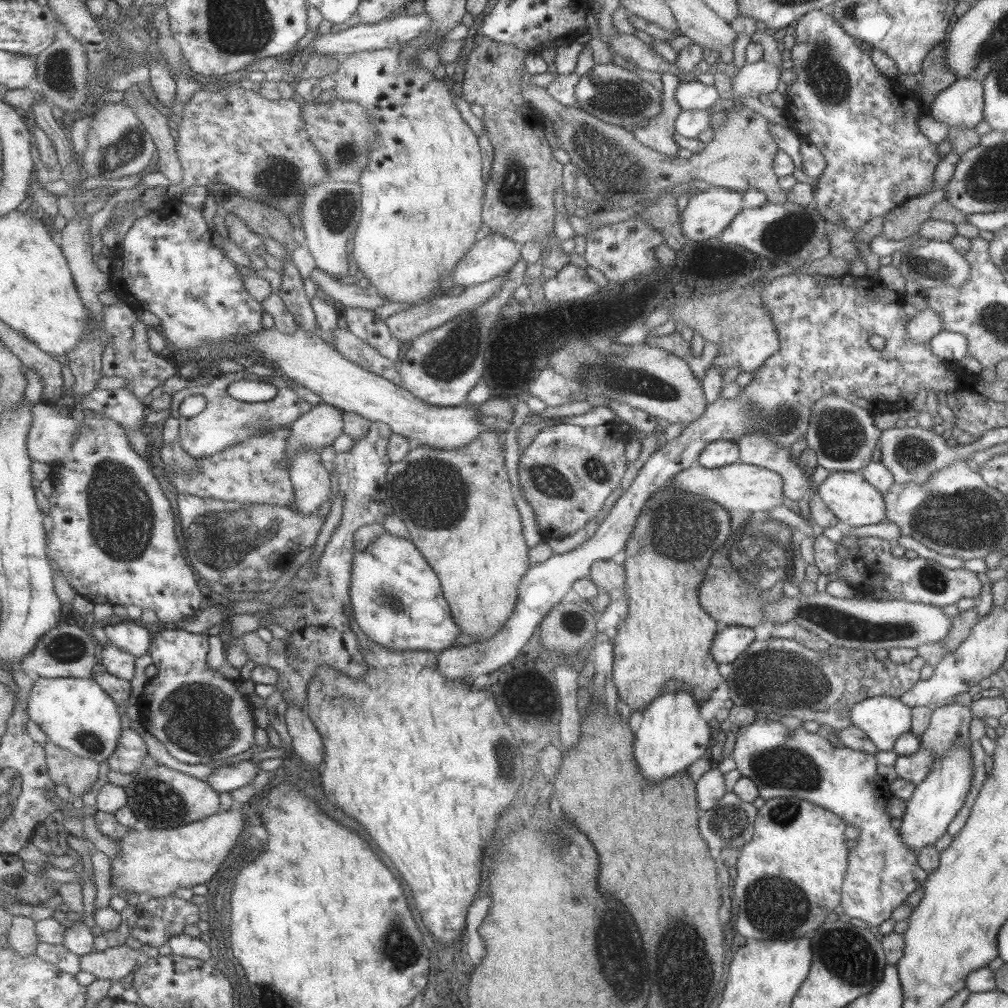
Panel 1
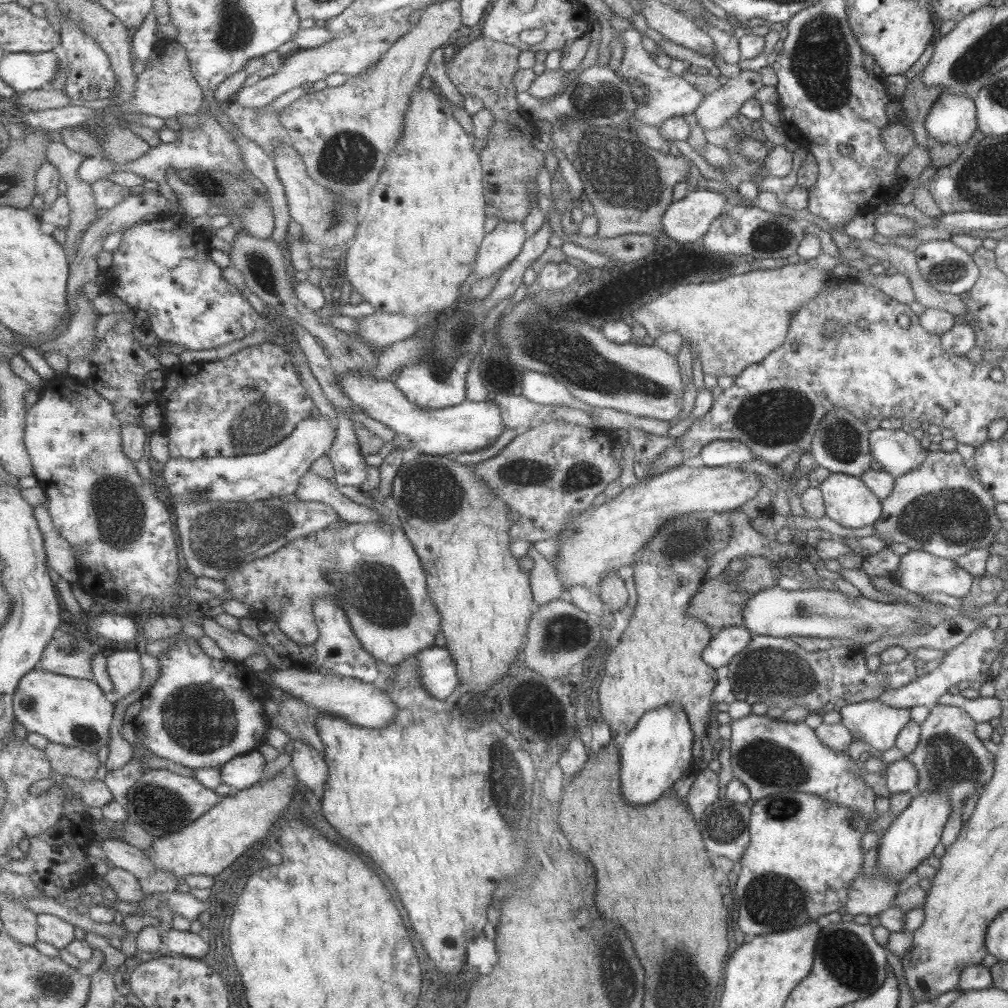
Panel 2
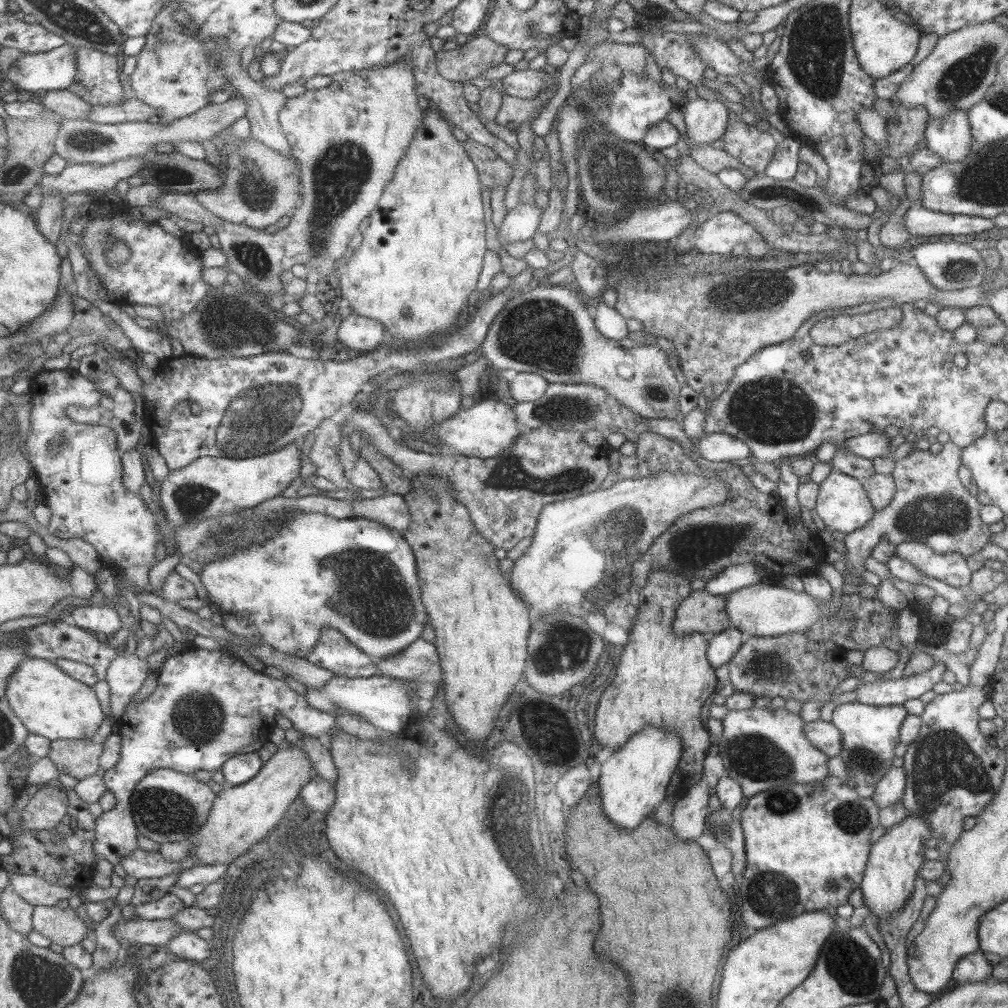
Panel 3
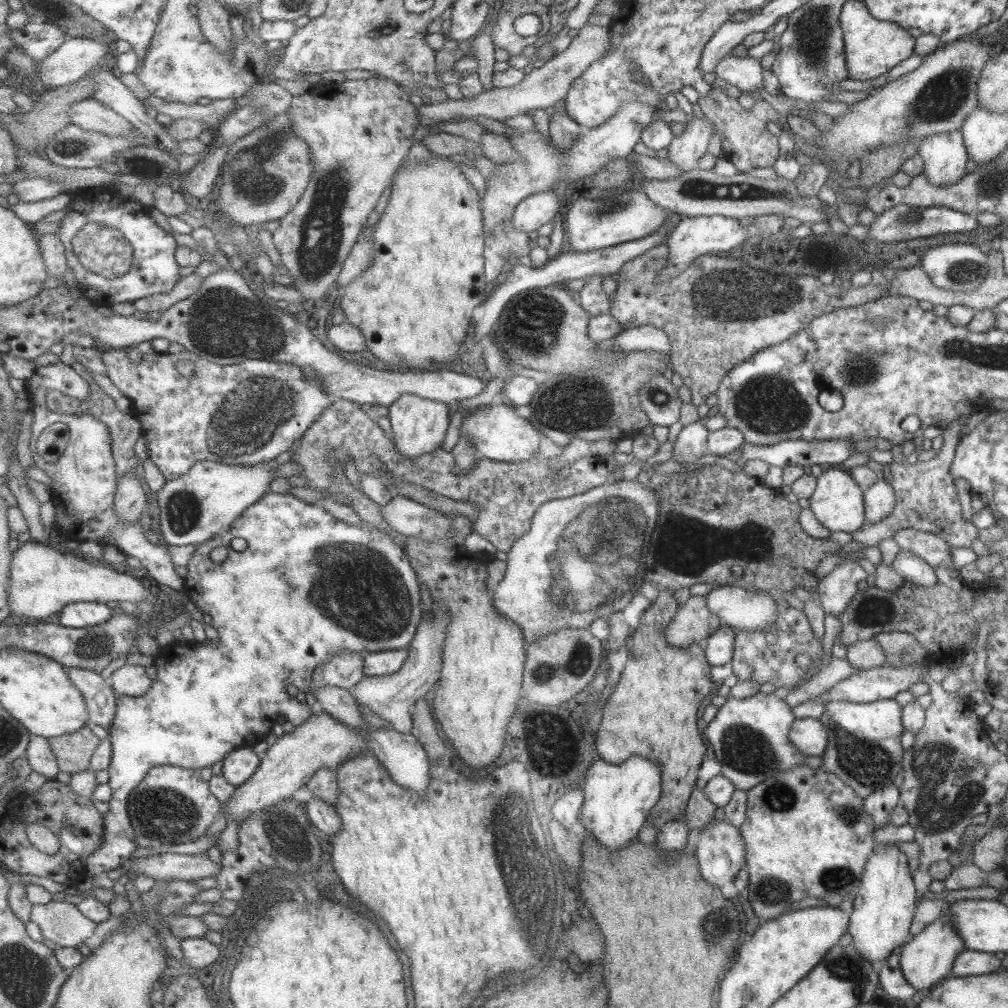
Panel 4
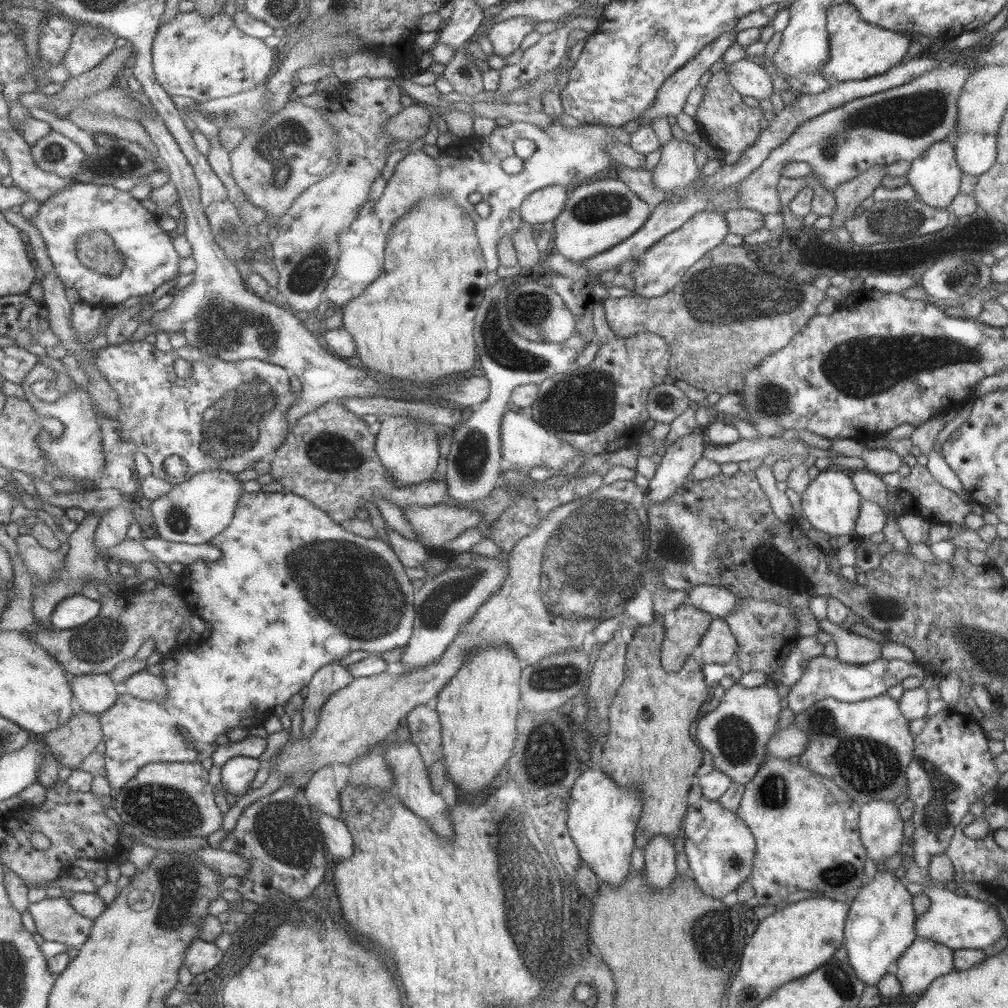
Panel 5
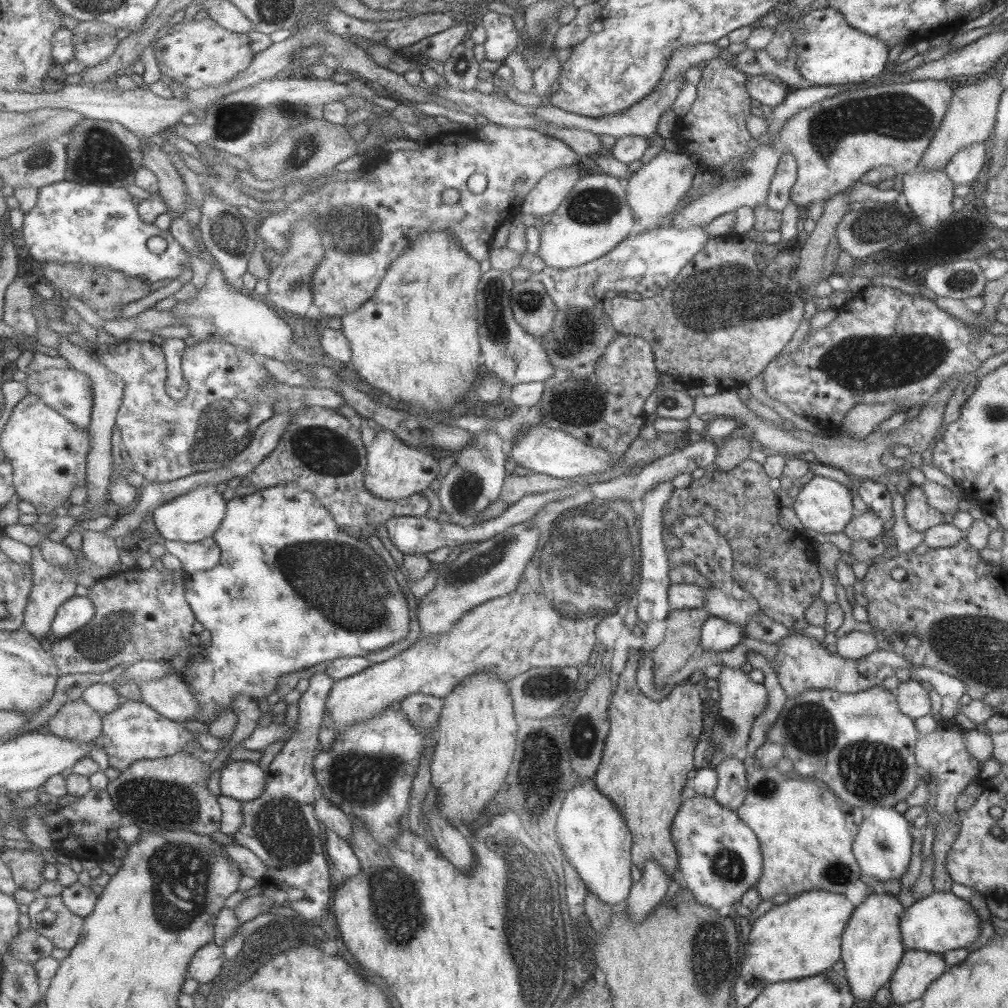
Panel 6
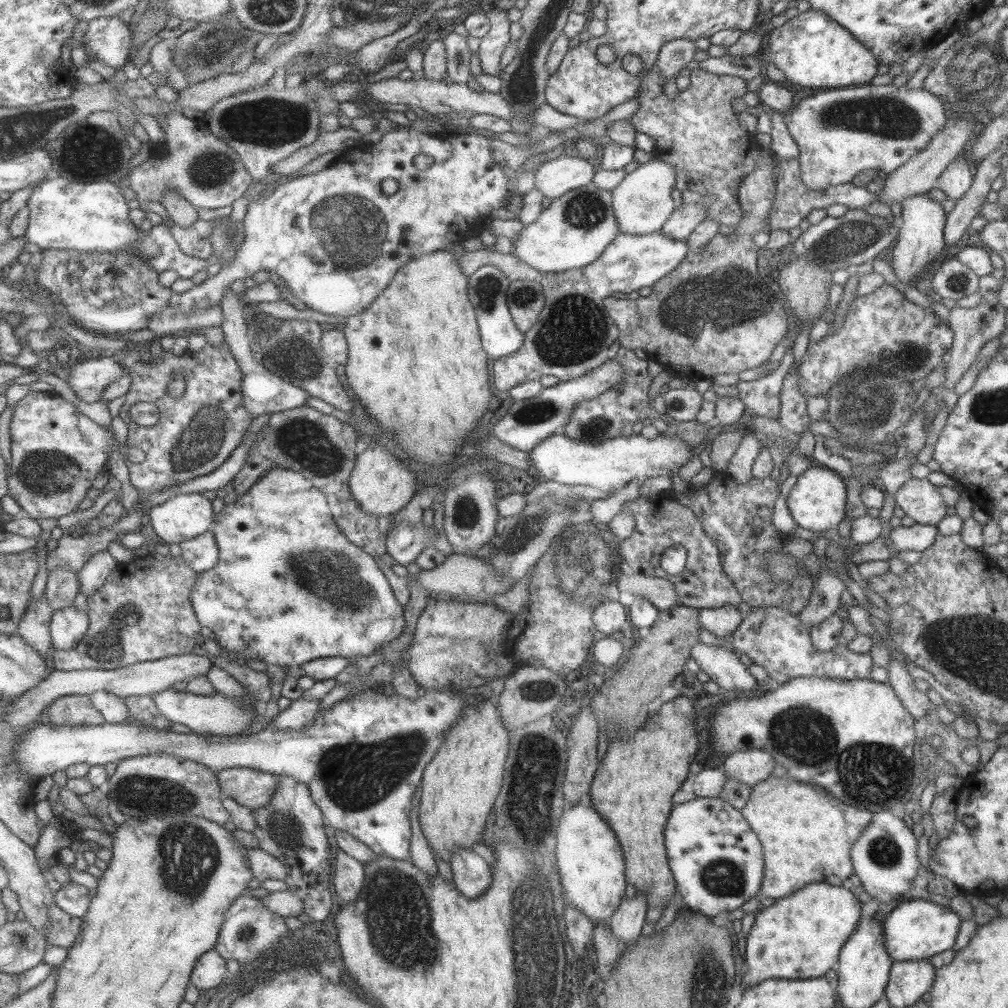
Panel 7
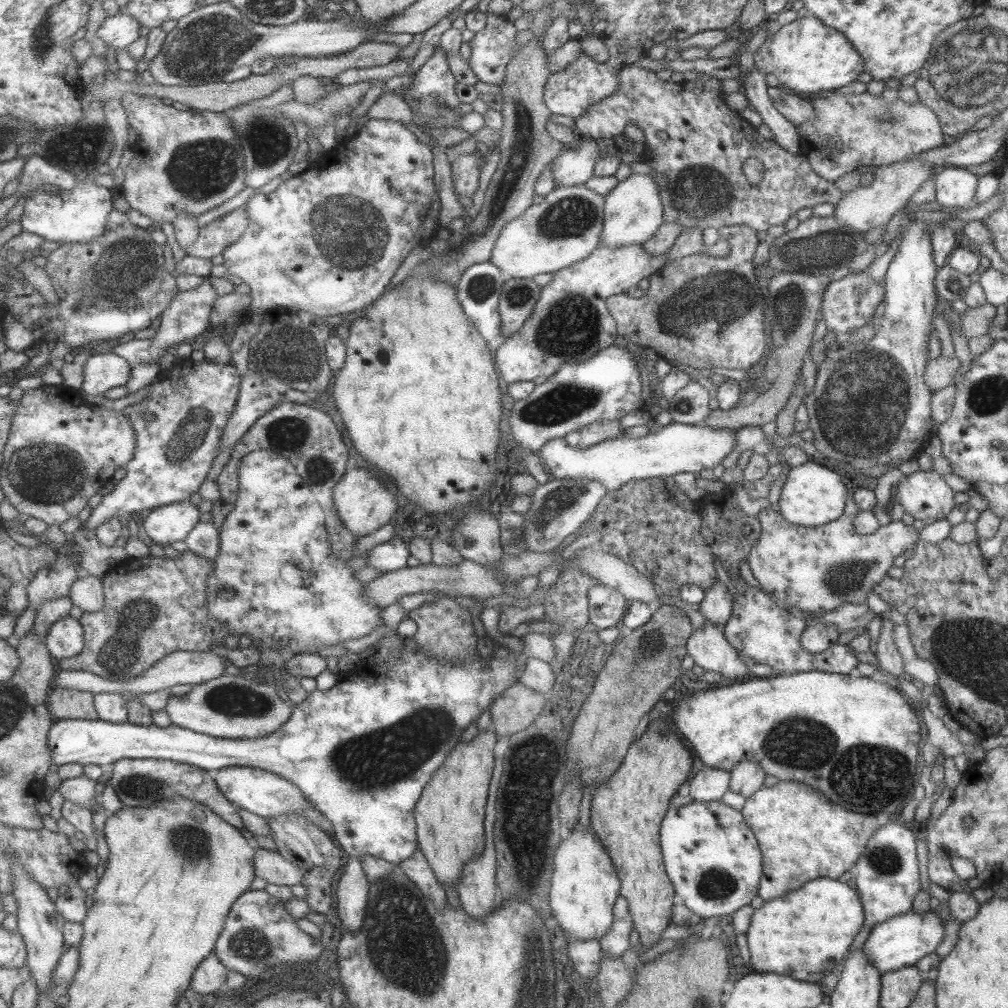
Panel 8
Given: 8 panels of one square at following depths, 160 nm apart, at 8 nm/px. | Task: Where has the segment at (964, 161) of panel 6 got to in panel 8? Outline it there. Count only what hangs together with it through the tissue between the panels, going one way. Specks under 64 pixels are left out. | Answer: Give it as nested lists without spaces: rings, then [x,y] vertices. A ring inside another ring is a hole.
[[[945,167],[935,173],[935,200],[947,208],[971,206],[979,177],[963,167]]]

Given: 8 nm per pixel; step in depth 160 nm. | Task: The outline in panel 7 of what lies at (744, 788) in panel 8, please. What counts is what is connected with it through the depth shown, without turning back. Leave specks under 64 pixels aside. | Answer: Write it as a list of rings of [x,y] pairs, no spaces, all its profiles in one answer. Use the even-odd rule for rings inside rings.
[[[758,748],[738,750],[728,754],[723,763],[724,774],[749,788],[771,776],[774,766],[771,755]]]

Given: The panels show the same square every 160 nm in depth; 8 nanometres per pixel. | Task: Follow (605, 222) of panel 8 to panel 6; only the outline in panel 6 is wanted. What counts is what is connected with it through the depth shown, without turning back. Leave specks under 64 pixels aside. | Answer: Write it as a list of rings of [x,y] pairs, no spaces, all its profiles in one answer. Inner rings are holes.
[[[661,149],[649,162],[643,163],[637,172],[633,172],[629,179],[624,181],[624,199],[636,229],[646,231],[662,224],[664,216],[677,206],[691,186],[694,176],[695,169],[690,158],[680,150],[670,152]]]

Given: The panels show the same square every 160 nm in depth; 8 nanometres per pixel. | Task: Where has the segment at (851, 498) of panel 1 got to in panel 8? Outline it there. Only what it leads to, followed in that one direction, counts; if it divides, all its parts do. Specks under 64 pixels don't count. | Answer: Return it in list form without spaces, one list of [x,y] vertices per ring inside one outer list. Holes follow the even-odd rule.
[[[811,459],[799,466],[790,467],[782,485],[777,506],[779,514],[787,522],[812,527],[835,520],[844,512],[847,498],[847,490],[845,484],[841,482],[841,476]]]

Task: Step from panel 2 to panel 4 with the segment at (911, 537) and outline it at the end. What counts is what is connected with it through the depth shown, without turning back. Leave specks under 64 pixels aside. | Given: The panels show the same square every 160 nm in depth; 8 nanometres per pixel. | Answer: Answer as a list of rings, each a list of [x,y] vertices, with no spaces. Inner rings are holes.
[[[957,417],[943,431],[943,445],[929,460],[915,463],[891,462],[890,473],[895,494],[895,505],[892,512],[879,522],[864,522],[852,536],[850,549],[861,549],[876,546],[881,539],[891,539],[893,533],[900,528],[911,527],[915,530],[930,532],[941,537],[953,547],[969,547],[973,538],[978,536],[978,528],[970,521],[965,522],[961,517],[961,507],[953,487],[953,477],[948,473],[949,464],[953,458],[958,435],[963,426],[967,425],[970,417]],[[844,558],[842,564],[834,568],[829,574],[821,577],[816,586],[816,593],[825,615],[831,614],[834,617],[840,616],[844,608],[848,606],[849,600],[856,595],[857,587],[855,586],[859,580],[870,580],[870,577],[858,565],[857,560],[852,558]]]

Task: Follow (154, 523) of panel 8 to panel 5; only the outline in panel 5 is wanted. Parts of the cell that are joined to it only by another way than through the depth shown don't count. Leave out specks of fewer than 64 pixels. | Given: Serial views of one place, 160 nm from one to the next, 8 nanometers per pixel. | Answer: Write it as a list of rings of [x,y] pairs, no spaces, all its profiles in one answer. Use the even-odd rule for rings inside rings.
[[[219,469],[201,472],[153,501],[151,508],[159,539],[200,545],[220,535],[232,523],[237,504],[245,494],[241,489],[243,482],[235,475],[236,472]]]

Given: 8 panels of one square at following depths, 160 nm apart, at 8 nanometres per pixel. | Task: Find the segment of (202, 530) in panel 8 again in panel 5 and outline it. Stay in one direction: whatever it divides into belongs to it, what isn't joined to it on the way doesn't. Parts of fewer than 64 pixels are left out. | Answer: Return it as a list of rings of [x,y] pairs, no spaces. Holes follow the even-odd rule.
[[[157,539],[144,540],[141,546],[166,566],[173,562],[179,562],[186,567],[199,562],[216,563],[222,557],[222,550],[211,541],[198,545]]]

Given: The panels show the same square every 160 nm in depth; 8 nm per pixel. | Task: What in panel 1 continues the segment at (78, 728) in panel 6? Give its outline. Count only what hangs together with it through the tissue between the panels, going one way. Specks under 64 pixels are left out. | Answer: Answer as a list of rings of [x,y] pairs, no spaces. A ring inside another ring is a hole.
[[[53,741],[44,744],[48,753],[49,772],[57,784],[69,788],[73,797],[83,797],[85,790],[91,788],[99,780],[99,764],[97,760],[79,756]]]

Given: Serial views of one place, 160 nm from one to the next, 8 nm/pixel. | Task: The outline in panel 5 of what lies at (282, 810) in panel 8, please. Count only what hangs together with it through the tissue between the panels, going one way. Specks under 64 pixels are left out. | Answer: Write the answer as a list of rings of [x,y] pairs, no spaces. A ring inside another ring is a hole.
[[[237,756],[221,768],[221,784],[229,793],[238,798],[251,792],[251,784],[257,778],[257,772],[263,768],[260,758]]]

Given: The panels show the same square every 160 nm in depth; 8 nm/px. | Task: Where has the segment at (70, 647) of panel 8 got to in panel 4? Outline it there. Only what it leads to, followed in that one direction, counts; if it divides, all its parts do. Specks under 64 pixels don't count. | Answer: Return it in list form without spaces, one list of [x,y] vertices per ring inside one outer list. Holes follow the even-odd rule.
[[[77,601],[63,607],[60,612],[60,624],[71,628],[102,625],[115,614],[116,610],[111,612],[111,608],[105,603]]]

